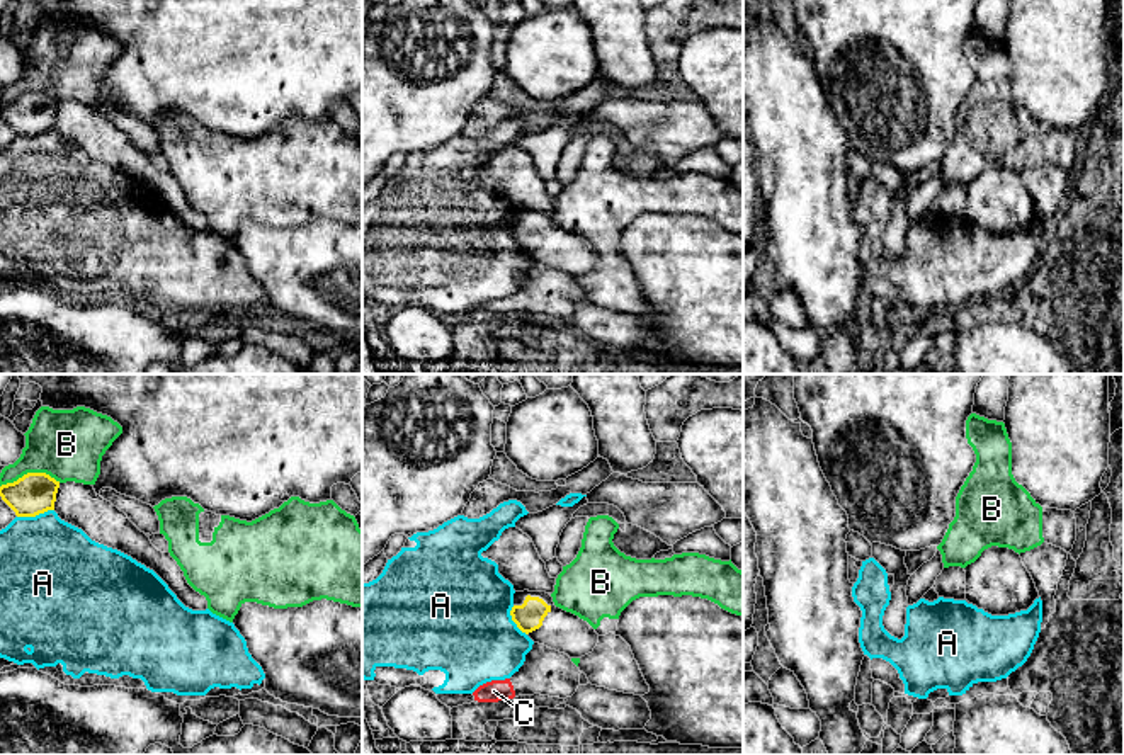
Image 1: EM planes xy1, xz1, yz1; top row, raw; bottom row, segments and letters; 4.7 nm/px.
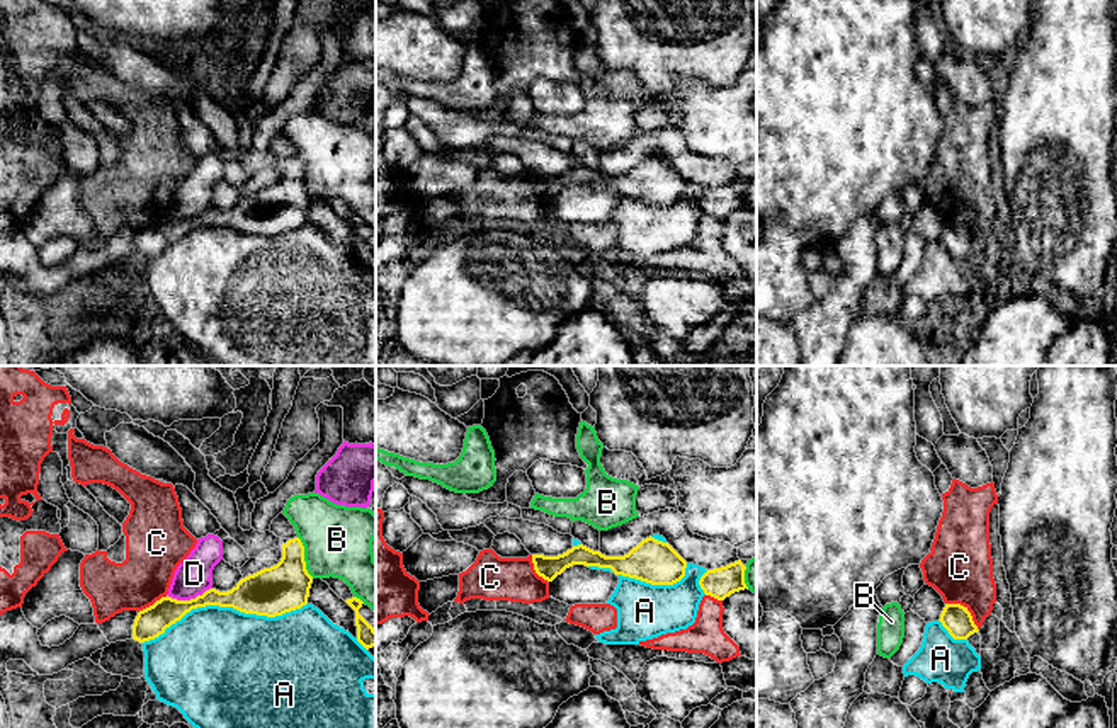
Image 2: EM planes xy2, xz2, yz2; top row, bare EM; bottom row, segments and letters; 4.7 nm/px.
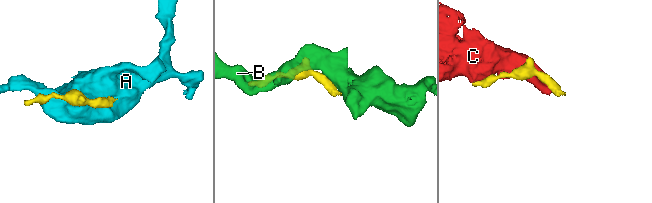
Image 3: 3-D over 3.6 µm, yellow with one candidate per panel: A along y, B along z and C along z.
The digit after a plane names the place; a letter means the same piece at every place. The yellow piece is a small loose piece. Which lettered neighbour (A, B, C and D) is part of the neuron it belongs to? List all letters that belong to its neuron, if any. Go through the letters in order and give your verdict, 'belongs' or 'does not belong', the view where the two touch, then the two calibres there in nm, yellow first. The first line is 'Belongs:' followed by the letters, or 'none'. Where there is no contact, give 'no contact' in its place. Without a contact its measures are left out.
Belongs: none
A: does not belong | xy2 | 220/500 nm
B: does not belong | xy1 | 200/340 nm
C: does not belong | yz2 | 140/300 nm
D: does not belong | xy2 | 150/180 nm

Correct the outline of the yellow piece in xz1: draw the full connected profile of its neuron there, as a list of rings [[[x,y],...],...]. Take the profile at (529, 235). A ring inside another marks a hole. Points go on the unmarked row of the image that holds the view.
[[[515,211],[510,235],[534,262],[570,277],[592,272],[599,262],[599,253],[587,240],[556,226],[551,213],[546,211]]]

